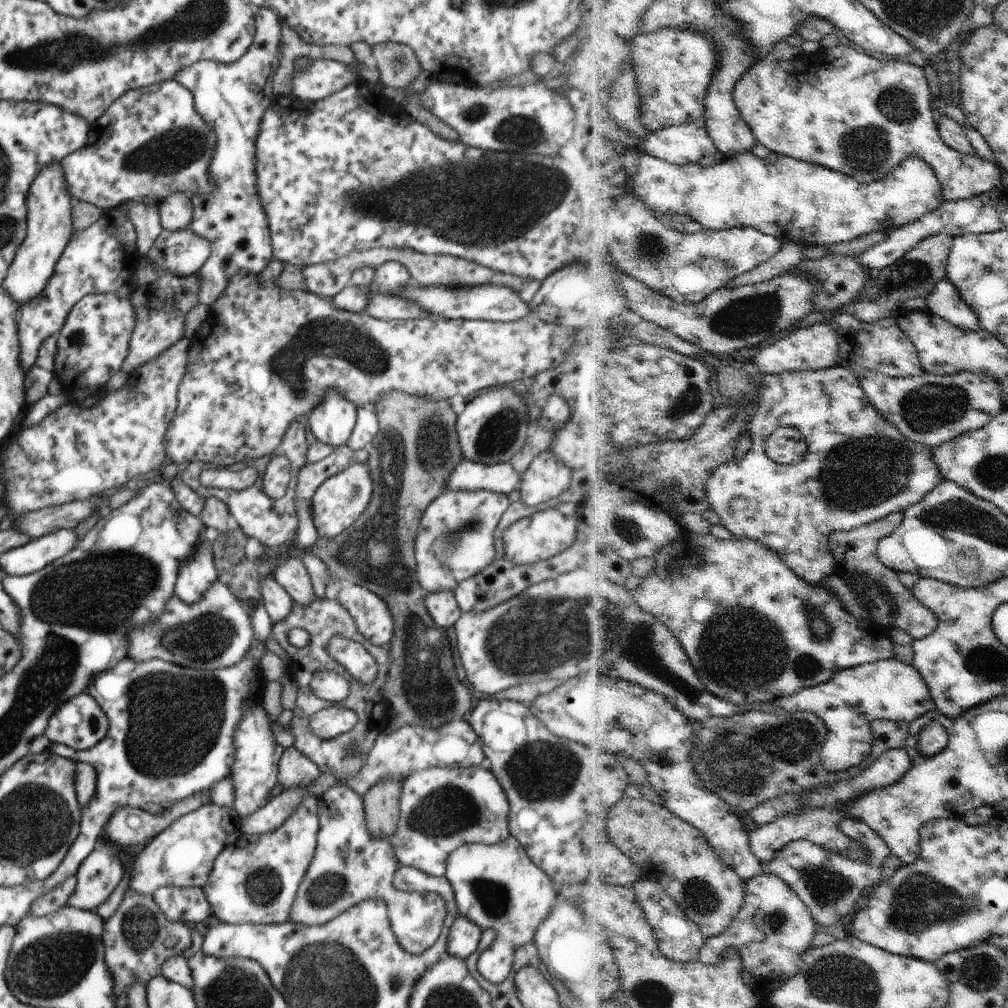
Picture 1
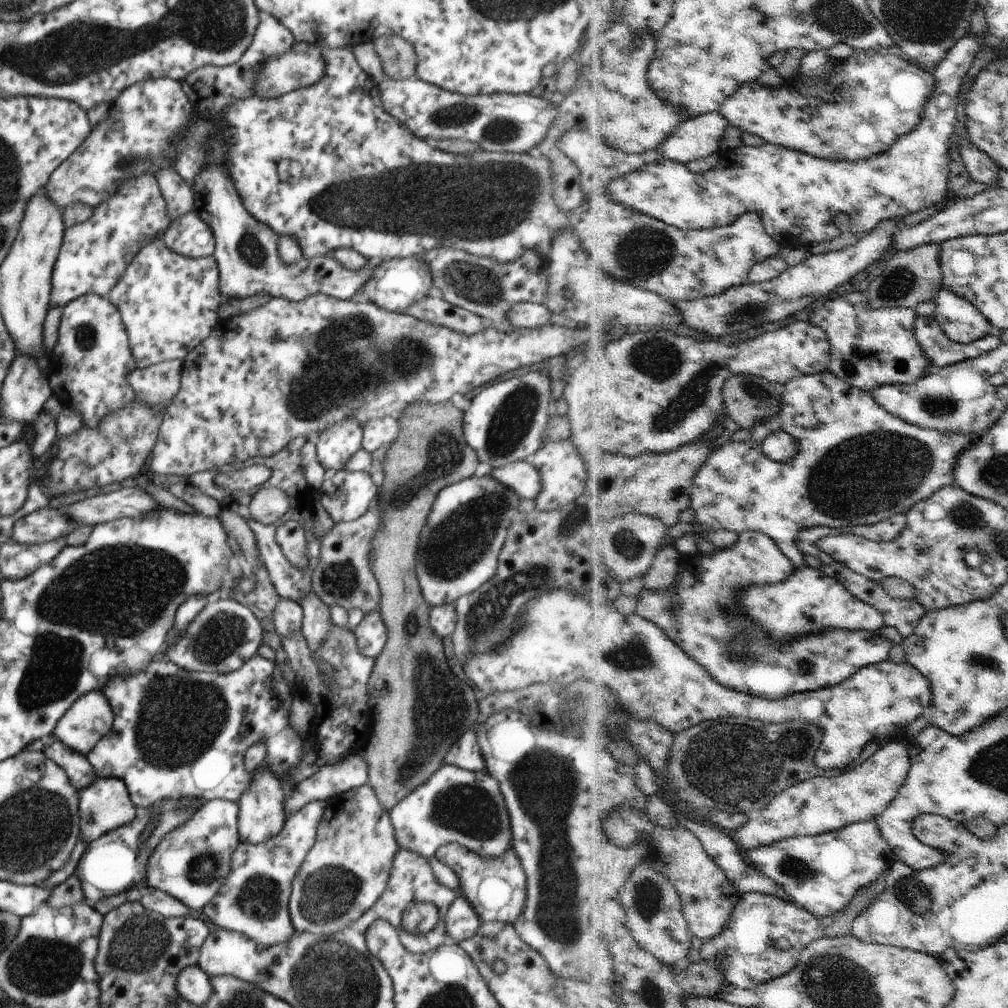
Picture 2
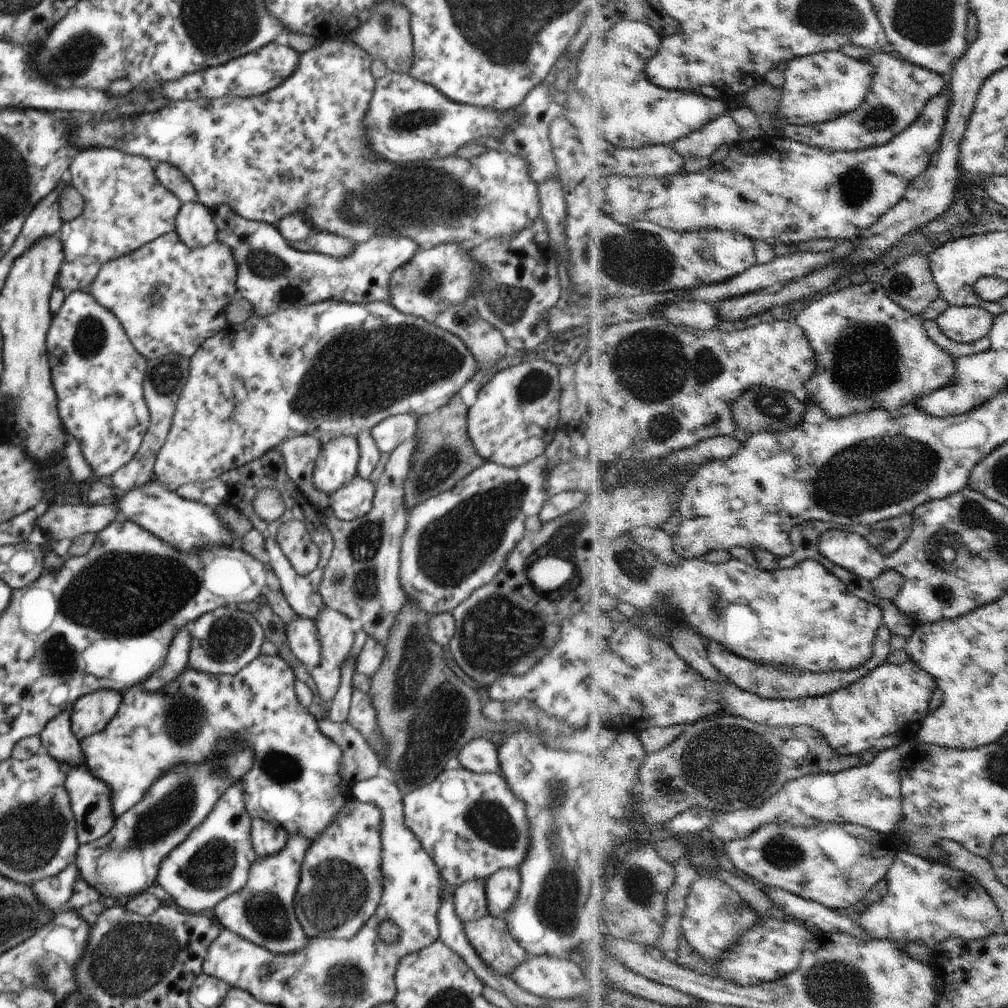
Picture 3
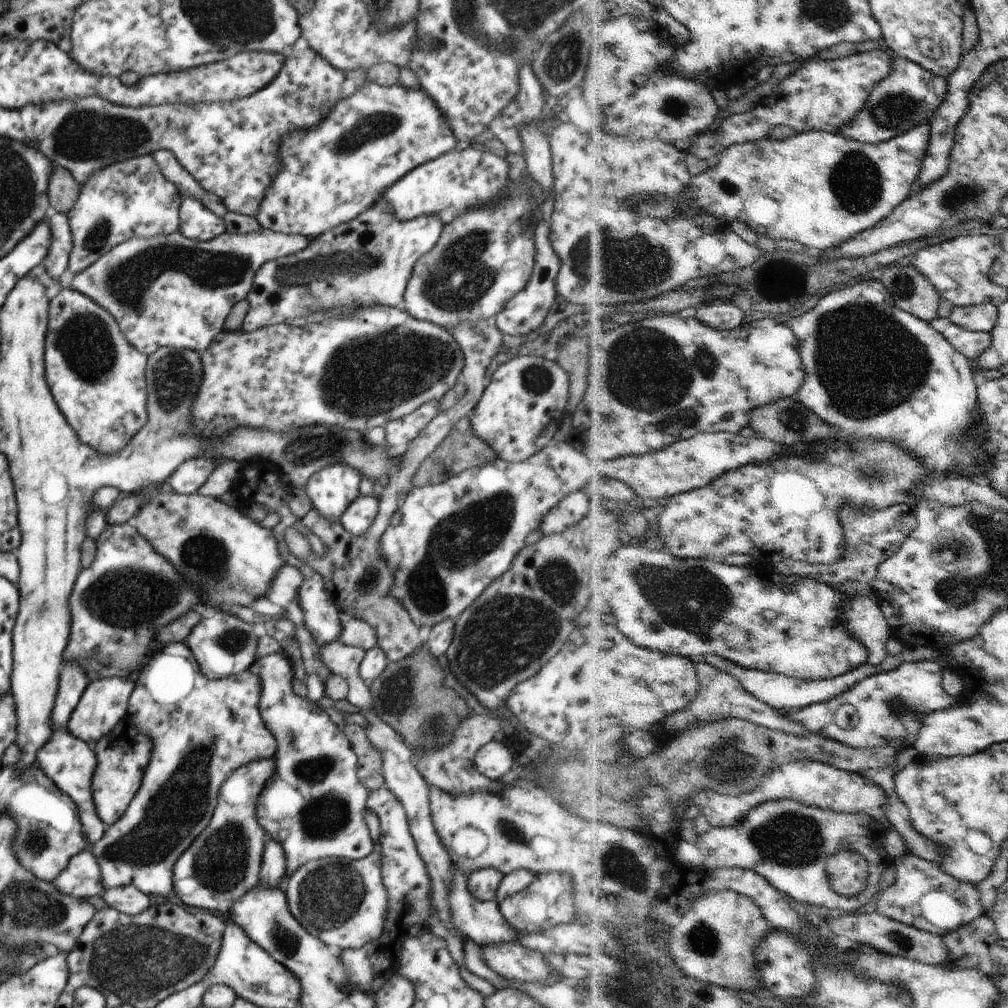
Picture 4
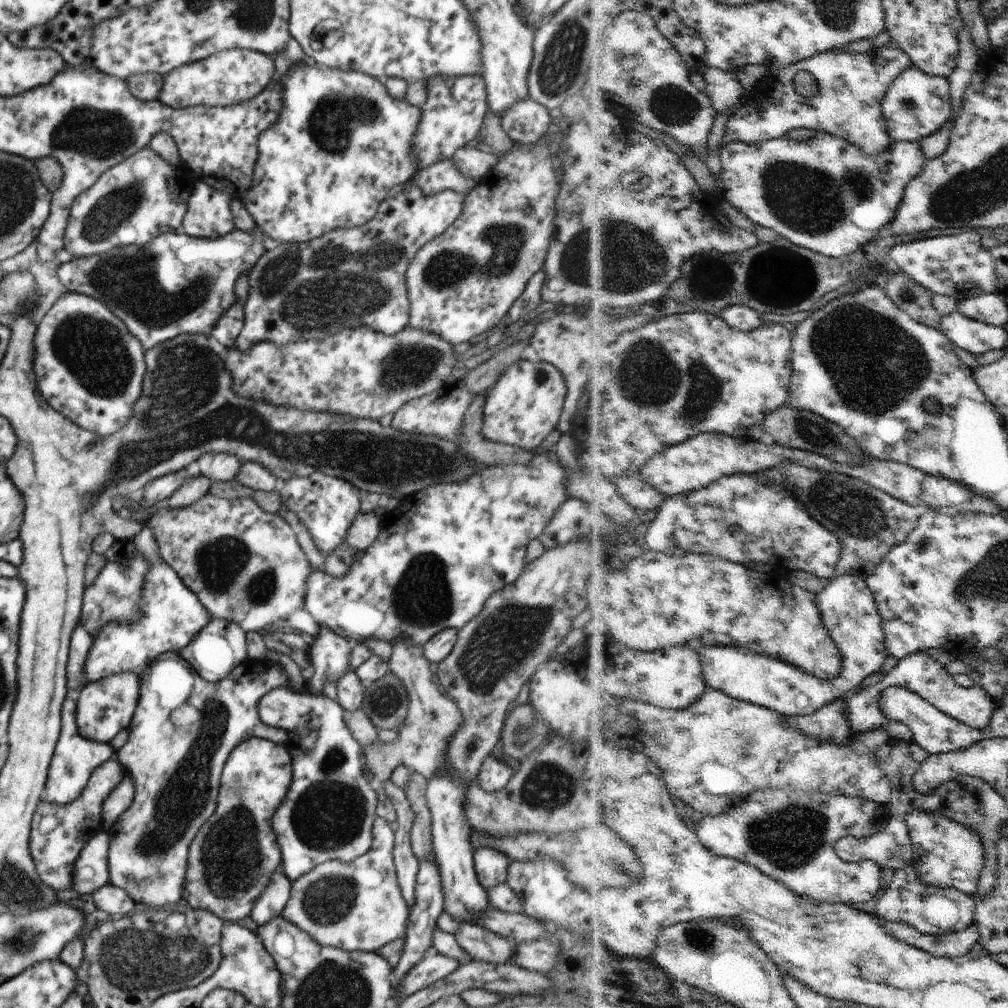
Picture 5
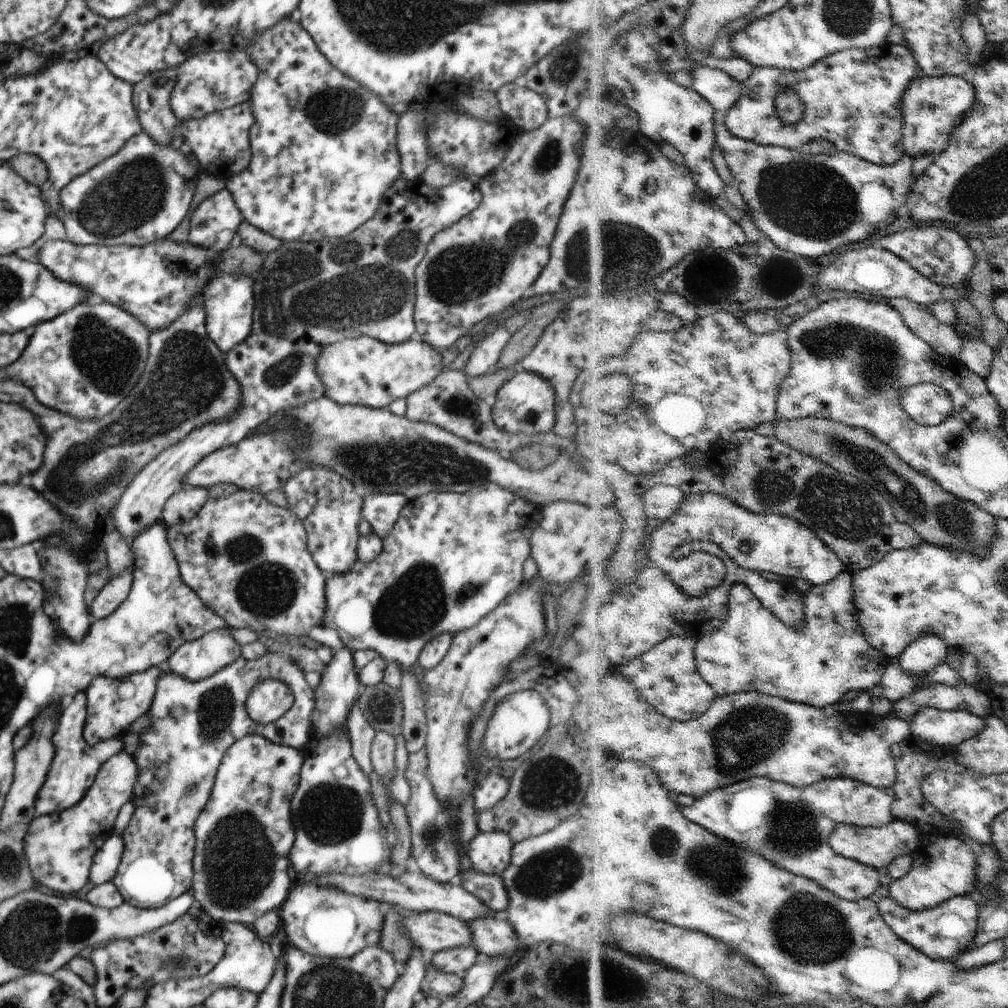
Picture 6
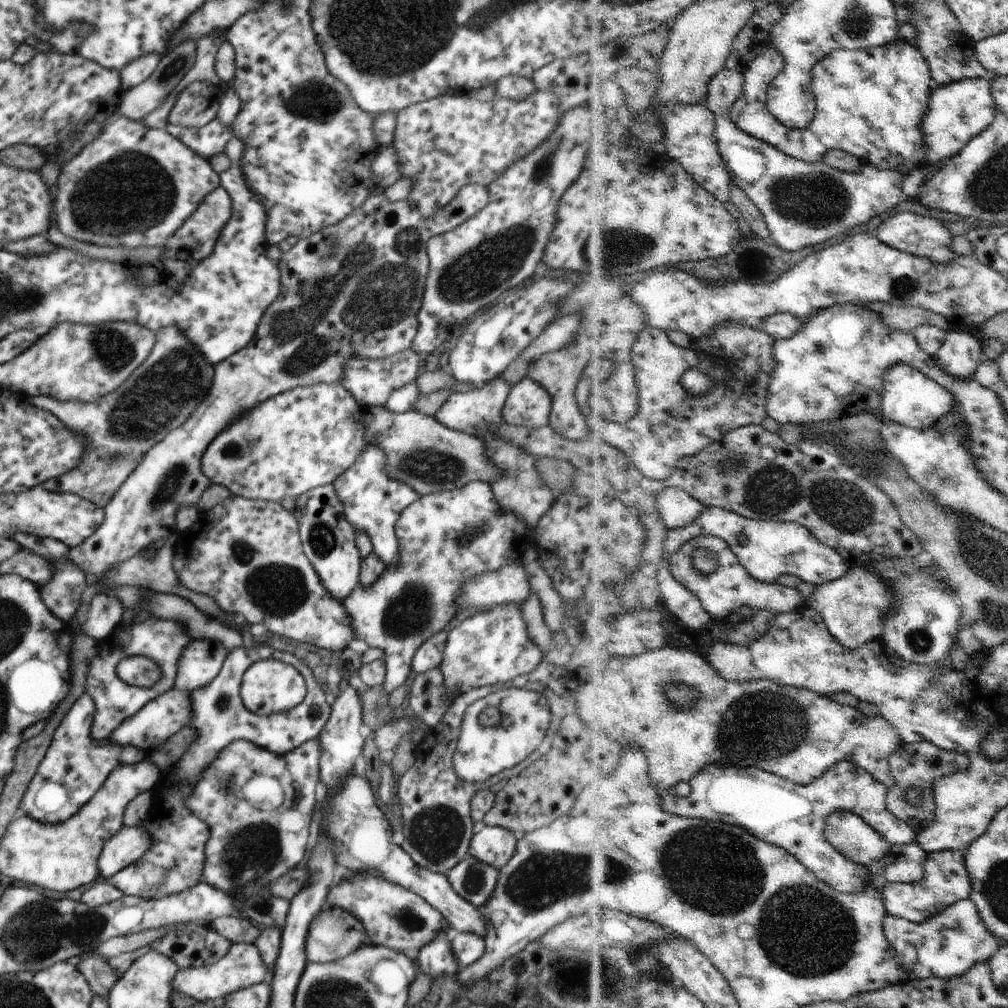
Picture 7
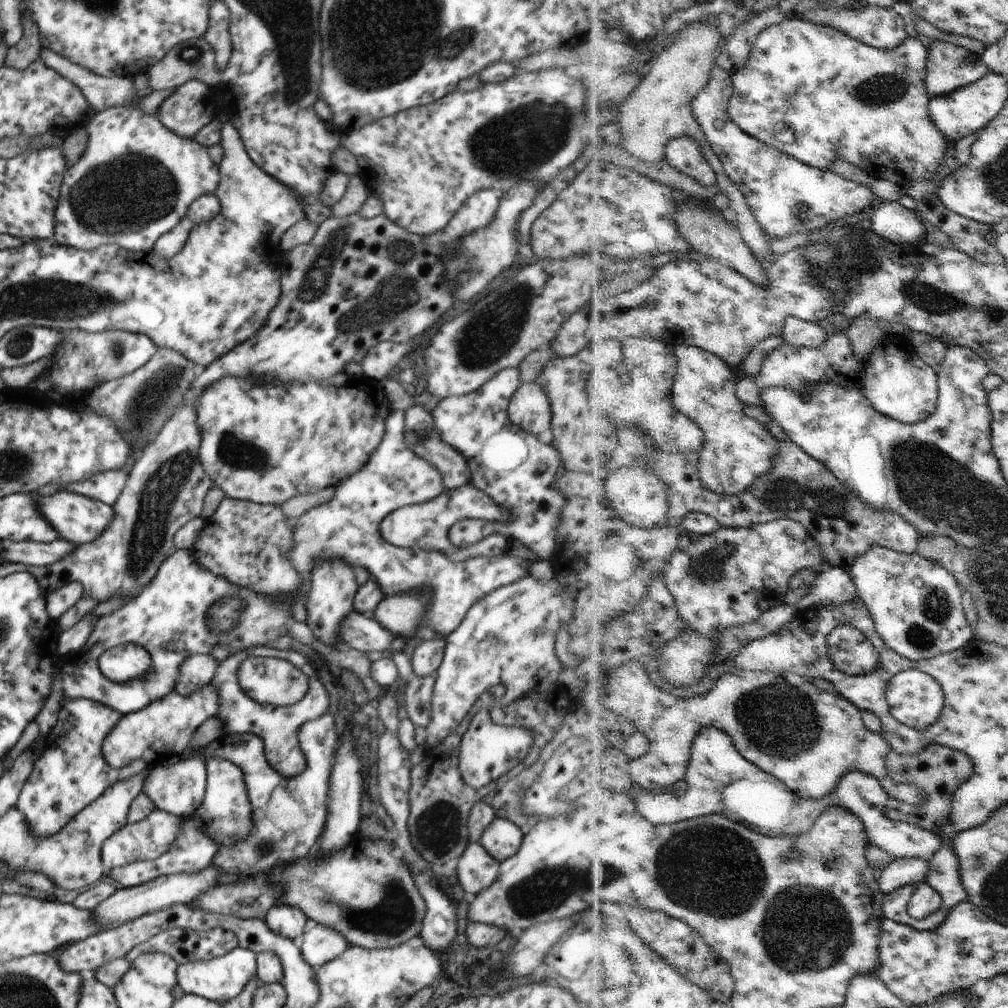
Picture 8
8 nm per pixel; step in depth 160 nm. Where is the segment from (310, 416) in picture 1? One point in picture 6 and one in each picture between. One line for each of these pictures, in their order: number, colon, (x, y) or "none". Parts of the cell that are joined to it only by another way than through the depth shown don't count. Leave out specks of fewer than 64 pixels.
2: (336, 443)
3: (336, 463)
4: (330, 490)
5: (326, 505)
6: (327, 506)

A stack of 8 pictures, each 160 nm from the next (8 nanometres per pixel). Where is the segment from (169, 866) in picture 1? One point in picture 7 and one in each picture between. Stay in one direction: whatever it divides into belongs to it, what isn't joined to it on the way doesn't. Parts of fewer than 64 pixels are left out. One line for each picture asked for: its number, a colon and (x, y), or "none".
2: (189, 863)
3: (212, 861)
4: (222, 862)
5: (232, 855)
6: (242, 838)
7: (238, 795)

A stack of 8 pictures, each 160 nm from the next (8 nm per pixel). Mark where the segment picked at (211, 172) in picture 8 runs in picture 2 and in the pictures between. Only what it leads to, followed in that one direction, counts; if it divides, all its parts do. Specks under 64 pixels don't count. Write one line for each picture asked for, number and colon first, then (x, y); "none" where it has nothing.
2: (93, 255)
3: (125, 207)
4: (128, 199)
5: (142, 196)
6: (139, 195)
7: (132, 185)

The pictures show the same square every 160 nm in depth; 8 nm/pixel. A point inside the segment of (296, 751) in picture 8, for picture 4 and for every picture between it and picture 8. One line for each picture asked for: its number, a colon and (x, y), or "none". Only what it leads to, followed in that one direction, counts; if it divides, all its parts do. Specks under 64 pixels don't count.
4: (201, 730)
5: (175, 771)
6: (176, 761)
7: (174, 861)

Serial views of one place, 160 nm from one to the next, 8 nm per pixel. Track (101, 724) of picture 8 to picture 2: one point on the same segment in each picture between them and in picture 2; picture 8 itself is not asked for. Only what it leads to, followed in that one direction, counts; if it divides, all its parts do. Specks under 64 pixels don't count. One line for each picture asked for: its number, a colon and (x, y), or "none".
2: (103, 806)
3: (89, 798)
4: (68, 762)
5: (74, 758)
6: (75, 763)
7: (74, 766)

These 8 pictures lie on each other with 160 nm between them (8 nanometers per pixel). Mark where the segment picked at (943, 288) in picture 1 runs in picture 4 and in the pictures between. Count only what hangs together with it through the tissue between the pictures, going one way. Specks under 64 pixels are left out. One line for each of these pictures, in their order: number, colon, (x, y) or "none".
2: (962, 321)
3: (962, 324)
4: (983, 317)

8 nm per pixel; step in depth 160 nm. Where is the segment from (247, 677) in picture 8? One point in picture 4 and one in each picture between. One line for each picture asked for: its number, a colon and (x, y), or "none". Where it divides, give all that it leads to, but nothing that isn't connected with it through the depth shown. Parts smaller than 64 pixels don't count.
4: (312, 805)
5: (328, 810)
6: (268, 700)
7: (267, 686)

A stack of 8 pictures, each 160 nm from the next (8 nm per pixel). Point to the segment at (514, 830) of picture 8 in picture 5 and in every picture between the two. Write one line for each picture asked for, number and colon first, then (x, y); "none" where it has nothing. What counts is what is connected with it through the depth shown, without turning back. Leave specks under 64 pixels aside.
5: (490, 866)
6: (488, 853)
7: (493, 846)

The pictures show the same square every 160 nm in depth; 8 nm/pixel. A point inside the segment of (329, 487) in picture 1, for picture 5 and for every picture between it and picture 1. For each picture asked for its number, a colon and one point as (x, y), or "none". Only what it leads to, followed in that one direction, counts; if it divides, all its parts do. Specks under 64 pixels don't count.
2: (347, 495)
3: (351, 500)
4: (355, 519)
5: (364, 528)

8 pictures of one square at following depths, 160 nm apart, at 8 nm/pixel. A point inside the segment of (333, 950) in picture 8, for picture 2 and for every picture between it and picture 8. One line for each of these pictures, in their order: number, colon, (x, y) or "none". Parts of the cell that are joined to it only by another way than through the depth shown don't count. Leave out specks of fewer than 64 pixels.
2: (345, 871)
3: (339, 886)
4: (343, 903)
5: (352, 907)
6: (322, 921)
7: (332, 933)

